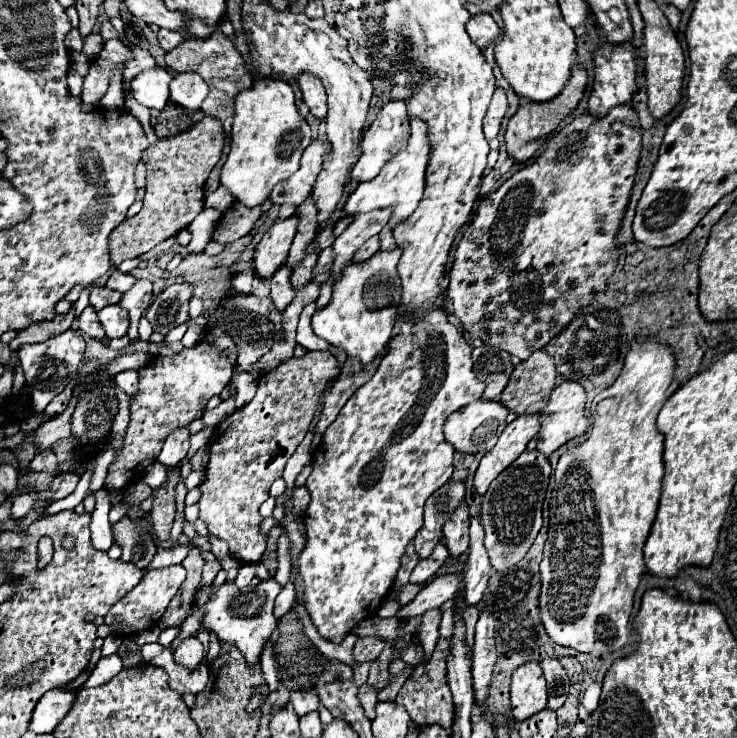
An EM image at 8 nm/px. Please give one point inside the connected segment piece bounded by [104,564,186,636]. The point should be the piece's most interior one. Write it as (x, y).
(143, 606)

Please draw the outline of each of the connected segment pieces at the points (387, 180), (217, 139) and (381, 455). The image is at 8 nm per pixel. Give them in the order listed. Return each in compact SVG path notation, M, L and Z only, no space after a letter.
M410 118L410 140L408 146L396 154L396 158L392 158L392 162L388 162L388 166L384 166L384 170L380 170L380 174L374 180L368 180L364 184L360 184L350 198L346 200L344 212L346 216L360 216L366 214L370 210L392 210L392 216L388 220L390 228L396 228L400 222L404 222L418 206L420 198L422 198L422 190L424 190L424 166L428 160L428 152L430 152L430 142L426 138L426 130L424 130L424 122Z
M204 116L200 122L192 124L188 130L160 138L156 144L150 144L140 162L146 166L146 194L142 210L126 218L122 224L112 230L108 236L110 260L112 266L120 266L128 258L138 258L158 246L160 242L172 238L184 230L204 208L204 182L210 170L220 160L224 146L224 128L218 118Z
M430 308L430 310L426 310L426 314L420 312L418 318L404 316L400 320L400 324L398 324L398 330L400 332L390 340L388 352L380 360L380 366L374 372L374 376L366 384L362 384L350 396L350 400L340 410L338 418L324 432L324 438L322 438L320 446L316 446L316 450L314 450L314 470L312 470L312 474L306 480L306 488L310 490L312 500L310 500L308 510L306 510L306 516L304 516L304 524L306 524L306 548L302 550L300 560L298 560L298 564L300 564L300 576L302 576L302 582L304 582L304 606L306 606L308 614L310 614L310 620L318 628L320 636L326 638L326 640L330 640L330 642L334 642L334 644L340 644L354 630L354 626L358 626L364 618L368 618L374 612L378 612L378 608L382 606L386 594L392 588L392 582L396 578L396 572L400 568L400 560L406 554L408 544L414 540L416 532L422 526L422 508L424 508L426 498L452 476L452 470L454 470L452 468L454 446L444 440L442 428L444 428L444 424L446 424L446 420L448 420L448 416L452 412L458 412L460 408L464 408L470 402L478 400L482 396L482 392L484 392L484 384L480 380L476 380L476 376L472 372L472 360L470 360L472 348L470 348L470 344L466 344L466 340L458 332L458 328L454 324L450 324L450 316L442 308L436 308L436 310Z

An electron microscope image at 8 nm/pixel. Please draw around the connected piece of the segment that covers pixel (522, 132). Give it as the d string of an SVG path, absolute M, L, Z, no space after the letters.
M578 64L578 66L572 68L568 84L564 86L564 90L556 98L552 98L548 102L526 102L526 104L522 104L516 110L516 114L508 120L508 126L506 126L506 148L508 148L508 154L512 154L514 160L518 160L518 162L524 162L524 160L532 158L538 152L538 148L542 146L544 138L576 108L576 104L580 102L580 98L584 94L586 84L588 84L586 70Z

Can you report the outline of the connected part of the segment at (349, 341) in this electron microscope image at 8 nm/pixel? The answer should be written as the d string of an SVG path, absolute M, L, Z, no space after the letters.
M402 250L376 252L368 262L348 264L340 282L336 282L332 300L312 316L312 330L324 338L330 346L346 352L350 358L358 358L362 366L370 364L388 344L394 324L398 320L398 304L402 298L402 284L396 272Z

